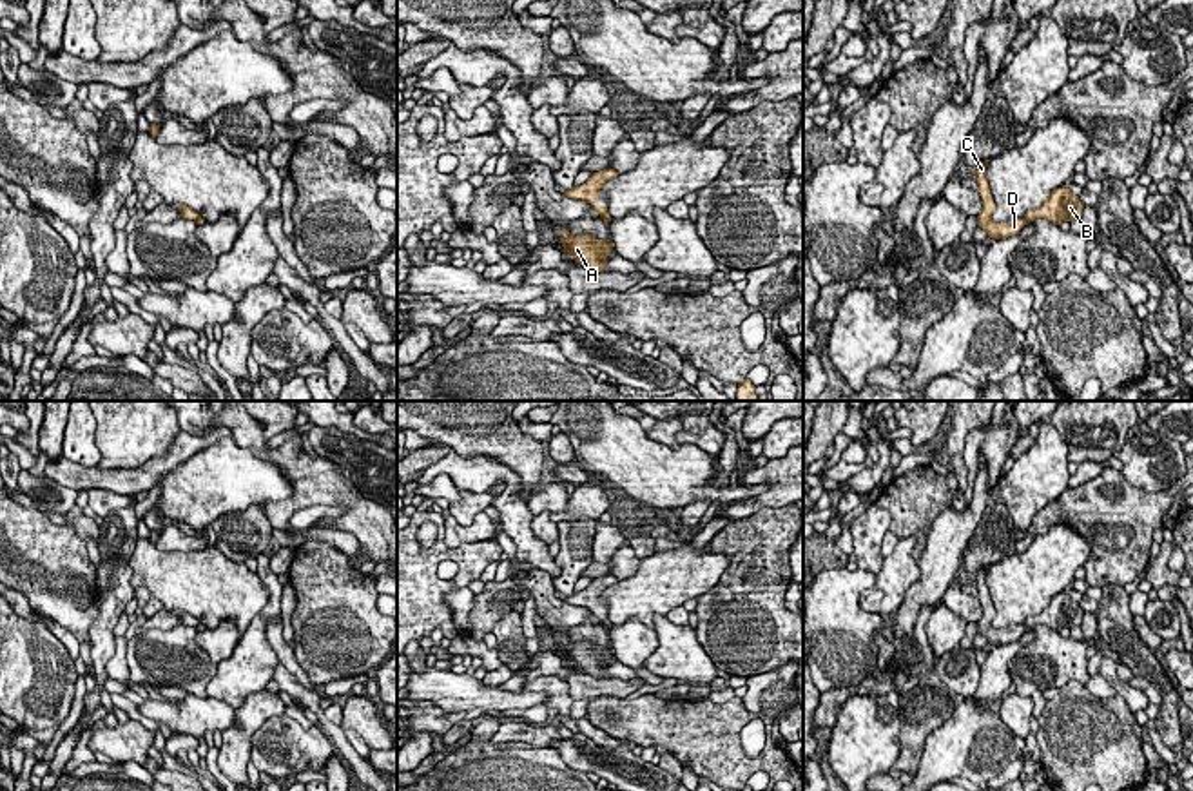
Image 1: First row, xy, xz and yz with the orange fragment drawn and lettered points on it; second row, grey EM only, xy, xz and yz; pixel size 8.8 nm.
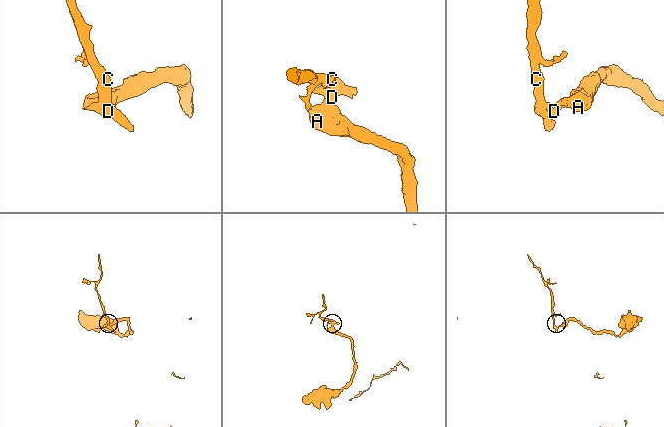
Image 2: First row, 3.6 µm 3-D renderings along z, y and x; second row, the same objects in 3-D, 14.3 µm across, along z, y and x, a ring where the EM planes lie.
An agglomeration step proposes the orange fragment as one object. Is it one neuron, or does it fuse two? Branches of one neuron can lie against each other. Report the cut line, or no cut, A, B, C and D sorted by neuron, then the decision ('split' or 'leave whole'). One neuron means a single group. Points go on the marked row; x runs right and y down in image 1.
cut xz (601, 214), (608, 218); groups A B / C D; split

